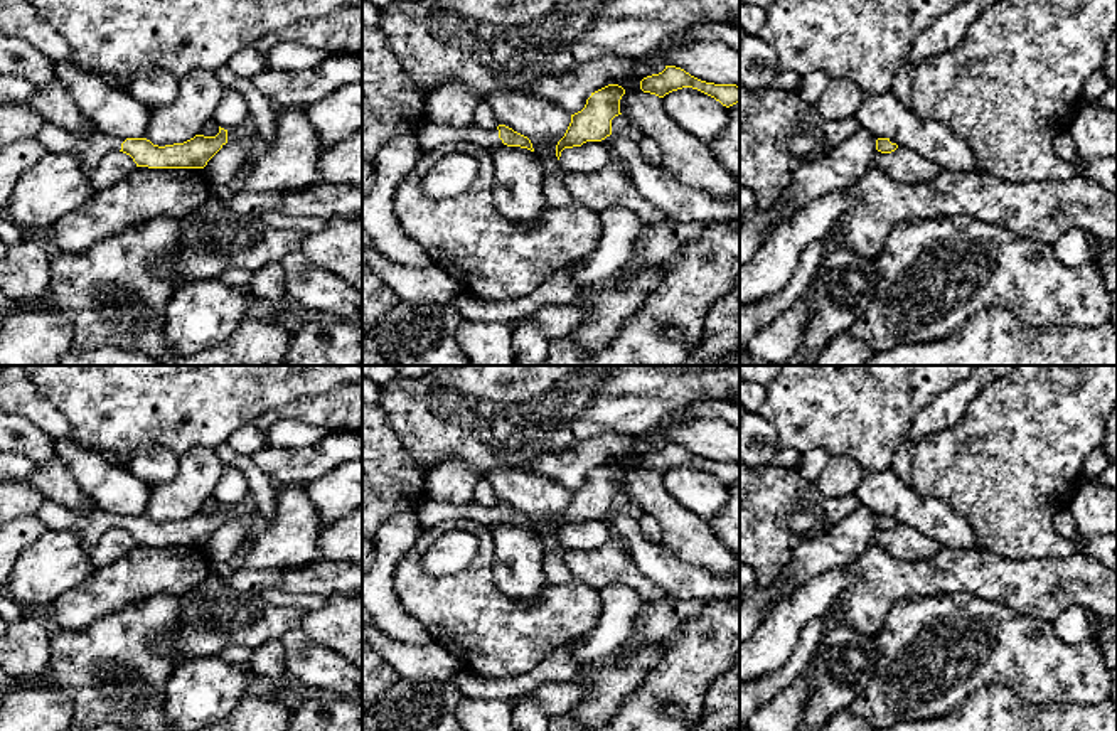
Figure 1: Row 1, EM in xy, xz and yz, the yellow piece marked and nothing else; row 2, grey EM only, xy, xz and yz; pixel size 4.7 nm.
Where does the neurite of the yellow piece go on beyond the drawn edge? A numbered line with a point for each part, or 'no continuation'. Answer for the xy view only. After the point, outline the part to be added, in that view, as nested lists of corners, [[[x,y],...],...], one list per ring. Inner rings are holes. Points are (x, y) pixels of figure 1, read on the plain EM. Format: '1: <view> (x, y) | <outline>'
1: xy (91, 528) | [[[44,499],[37,517],[49,531],[71,531],[81,537],[81,547],[91,554],[98,541],[110,531],[120,529],[123,515],[110,514],[101,509],[88,515],[77,515],[72,510]]]

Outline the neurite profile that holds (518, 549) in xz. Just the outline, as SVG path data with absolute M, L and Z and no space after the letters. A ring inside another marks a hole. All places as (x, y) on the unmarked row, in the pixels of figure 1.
M495 522L494 537L494 583L505 596L529 606L548 583L544 576L544 541L531 527Z

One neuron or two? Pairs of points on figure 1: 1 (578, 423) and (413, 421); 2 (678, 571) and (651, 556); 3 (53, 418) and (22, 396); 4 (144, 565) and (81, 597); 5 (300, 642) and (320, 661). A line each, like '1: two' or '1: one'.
1: one
2: one
3: one
4: one
5: one

